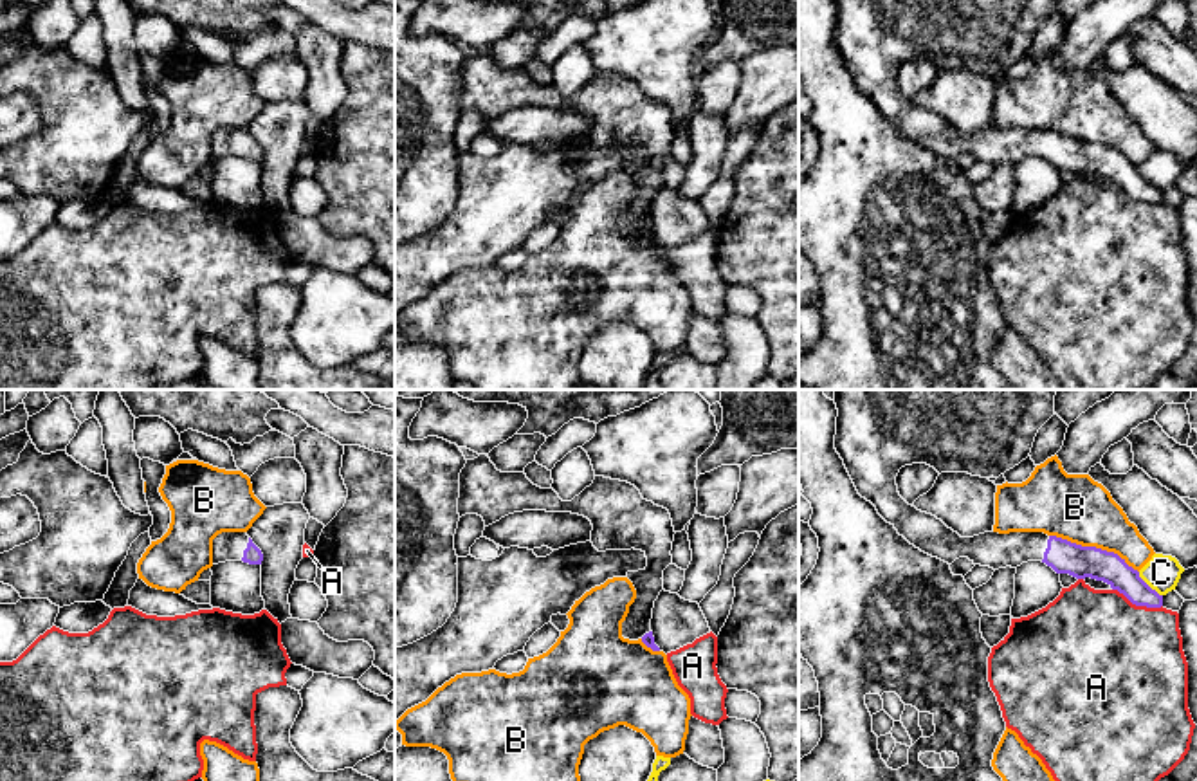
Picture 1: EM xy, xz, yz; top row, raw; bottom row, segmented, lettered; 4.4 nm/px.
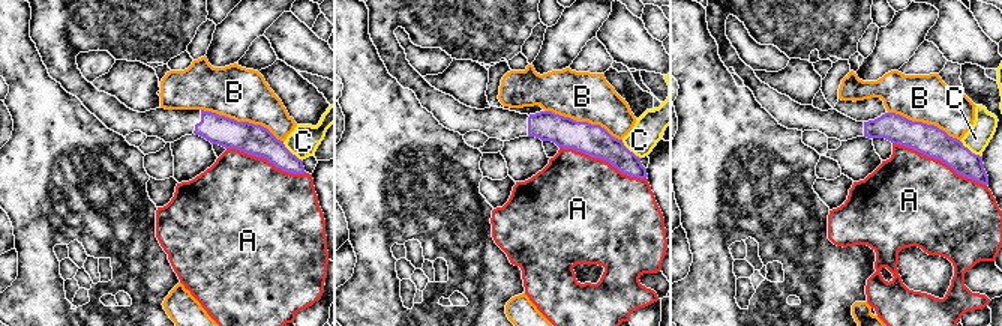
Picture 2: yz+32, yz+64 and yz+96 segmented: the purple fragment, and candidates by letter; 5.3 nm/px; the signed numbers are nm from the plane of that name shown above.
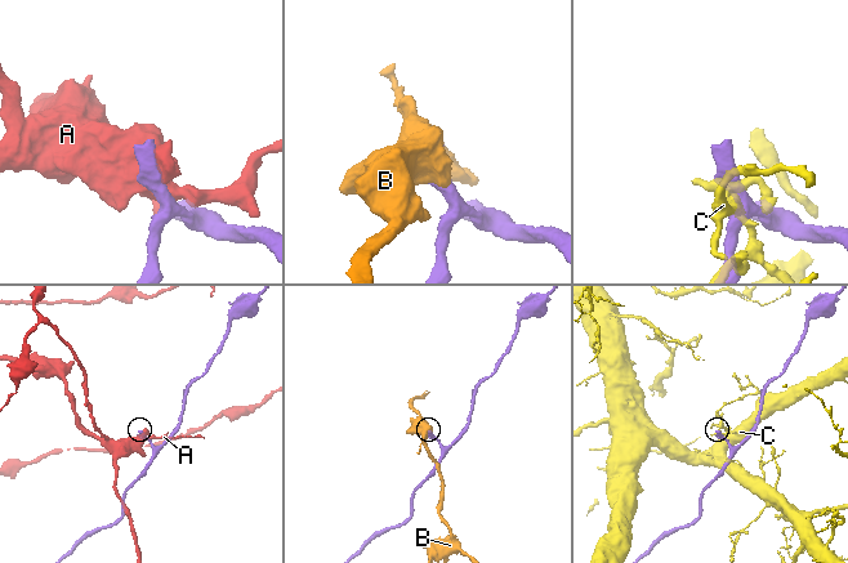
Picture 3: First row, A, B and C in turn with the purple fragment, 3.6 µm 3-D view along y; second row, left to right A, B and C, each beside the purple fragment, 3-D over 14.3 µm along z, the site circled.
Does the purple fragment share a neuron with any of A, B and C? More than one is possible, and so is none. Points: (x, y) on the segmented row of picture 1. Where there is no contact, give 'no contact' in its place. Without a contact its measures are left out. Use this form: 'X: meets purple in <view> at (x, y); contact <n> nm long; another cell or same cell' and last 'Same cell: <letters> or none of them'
A: meets purple in yz at (1138, 605); contact 240 nm long; another cell
B: meets purple in yz at (1095, 547); contact 440 nm long; another cell
C: meets purple in yz at (1147, 585); contact 160 nm long; another cell
Same cell: none of them

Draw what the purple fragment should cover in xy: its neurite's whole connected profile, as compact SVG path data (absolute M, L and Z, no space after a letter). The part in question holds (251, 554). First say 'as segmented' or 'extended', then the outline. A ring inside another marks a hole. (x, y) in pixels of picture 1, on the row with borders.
extended; M222 532L213 539L213 565L225 561L261 565L263 554L247 532Z

